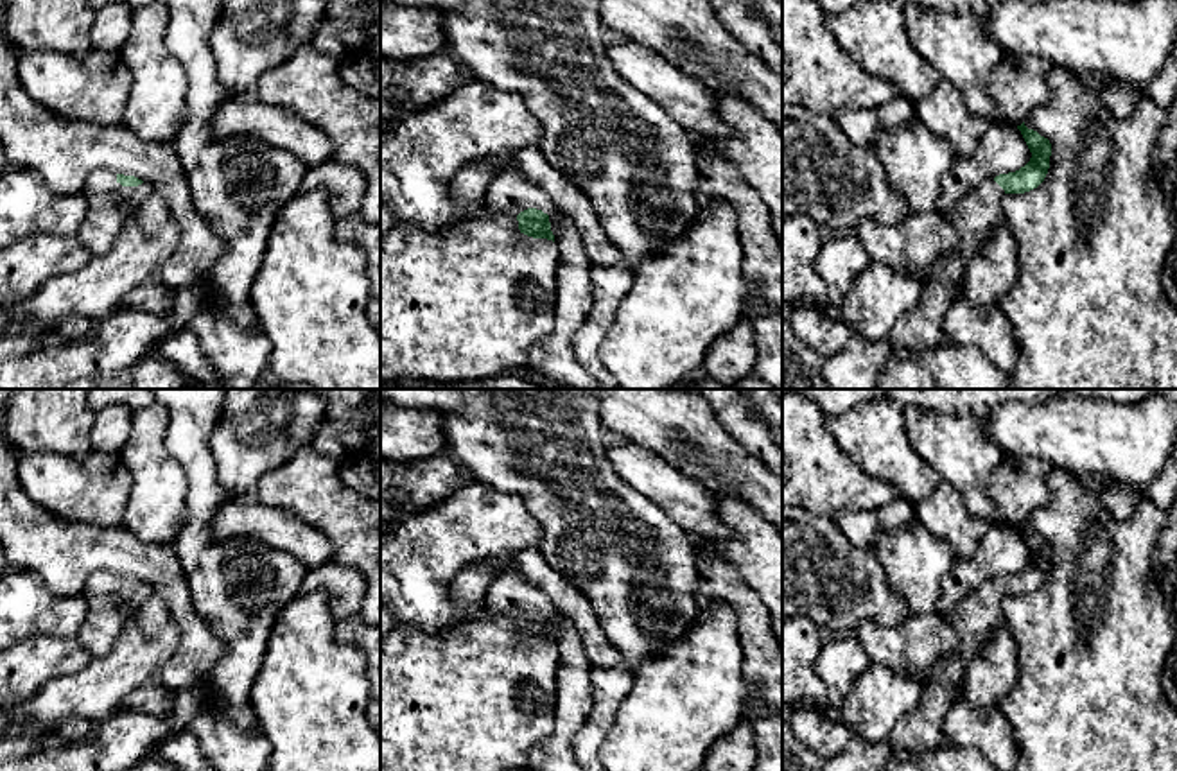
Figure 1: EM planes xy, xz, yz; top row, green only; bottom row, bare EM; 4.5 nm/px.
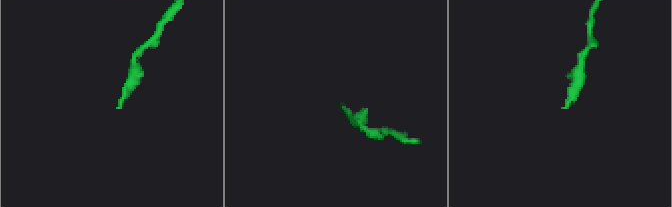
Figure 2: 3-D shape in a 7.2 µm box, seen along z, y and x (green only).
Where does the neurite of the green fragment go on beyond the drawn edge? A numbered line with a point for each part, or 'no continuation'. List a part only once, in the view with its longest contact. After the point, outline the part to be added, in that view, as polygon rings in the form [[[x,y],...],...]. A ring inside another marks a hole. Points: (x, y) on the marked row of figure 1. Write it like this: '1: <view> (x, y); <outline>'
1: xy (108, 205); [[[97,170],[83,190],[86,215],[75,237],[92,256],[104,256],[111,251],[126,221],[140,203],[151,195],[151,186],[122,186],[117,174]]]

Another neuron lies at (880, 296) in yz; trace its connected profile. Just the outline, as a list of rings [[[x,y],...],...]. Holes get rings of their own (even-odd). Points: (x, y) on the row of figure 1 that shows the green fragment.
[[[870,262],[856,278],[834,314],[872,342],[885,339],[897,319],[910,314],[924,296],[920,280],[904,271]]]

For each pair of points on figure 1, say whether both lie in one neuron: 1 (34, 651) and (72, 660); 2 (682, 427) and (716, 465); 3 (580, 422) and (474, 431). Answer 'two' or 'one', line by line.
1: one
2: one
3: one

